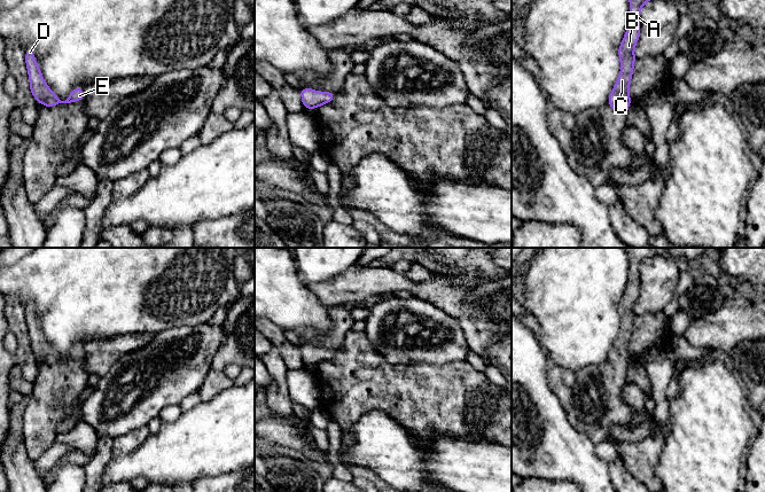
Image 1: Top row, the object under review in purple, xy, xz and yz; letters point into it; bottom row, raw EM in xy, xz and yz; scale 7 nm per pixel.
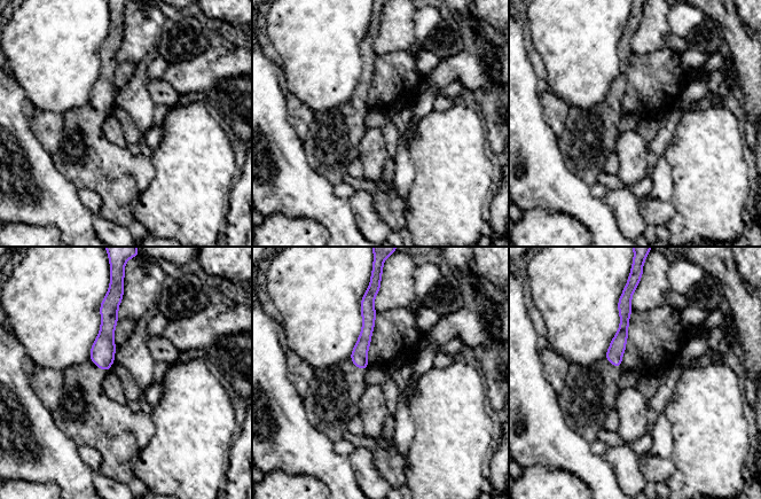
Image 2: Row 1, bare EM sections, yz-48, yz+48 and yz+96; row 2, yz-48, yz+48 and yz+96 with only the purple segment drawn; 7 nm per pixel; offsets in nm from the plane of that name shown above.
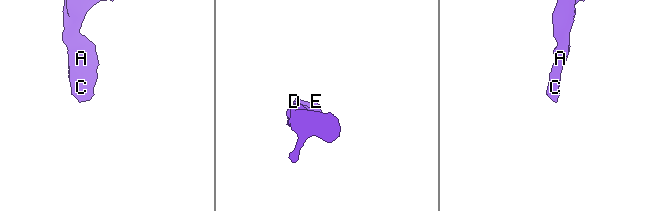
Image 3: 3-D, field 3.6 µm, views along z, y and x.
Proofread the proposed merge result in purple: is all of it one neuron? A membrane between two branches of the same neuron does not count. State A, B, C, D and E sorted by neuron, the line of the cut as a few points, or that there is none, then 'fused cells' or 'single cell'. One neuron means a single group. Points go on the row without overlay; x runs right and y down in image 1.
A B C D E; no cut; single cell

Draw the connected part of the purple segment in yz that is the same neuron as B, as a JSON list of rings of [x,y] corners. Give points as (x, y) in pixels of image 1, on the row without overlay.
[[[626,248],[626,251],[630,257],[630,280],[618,305],[620,331],[608,356],[608,361],[624,373],[632,360],[629,344],[635,319],[634,304],[640,295],[640,267],[645,259],[656,255],[656,248]]]

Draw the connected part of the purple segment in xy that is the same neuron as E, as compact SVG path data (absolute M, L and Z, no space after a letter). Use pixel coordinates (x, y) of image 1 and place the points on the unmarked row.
M32 305L25 309L25 320L28 323L28 331L30 335L30 346L33 354L45 364L54 364L60 360L71 360L84 357L85 352L83 344L76 344L65 358L61 358L53 347L45 339L45 336L40 329L39 322L34 317L34 310Z

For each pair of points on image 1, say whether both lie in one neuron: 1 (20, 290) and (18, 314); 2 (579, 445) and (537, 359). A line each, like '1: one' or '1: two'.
1: two
2: one

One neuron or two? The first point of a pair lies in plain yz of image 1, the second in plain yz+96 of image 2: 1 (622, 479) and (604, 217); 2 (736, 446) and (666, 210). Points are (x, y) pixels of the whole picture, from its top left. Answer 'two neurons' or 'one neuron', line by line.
1: two neurons
2: two neurons

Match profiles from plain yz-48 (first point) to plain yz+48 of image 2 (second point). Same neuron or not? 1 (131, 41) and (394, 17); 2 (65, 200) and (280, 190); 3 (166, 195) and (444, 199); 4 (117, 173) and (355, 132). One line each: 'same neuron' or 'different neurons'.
1: same neuron
2: same neuron
3: same neuron
4: same neuron

